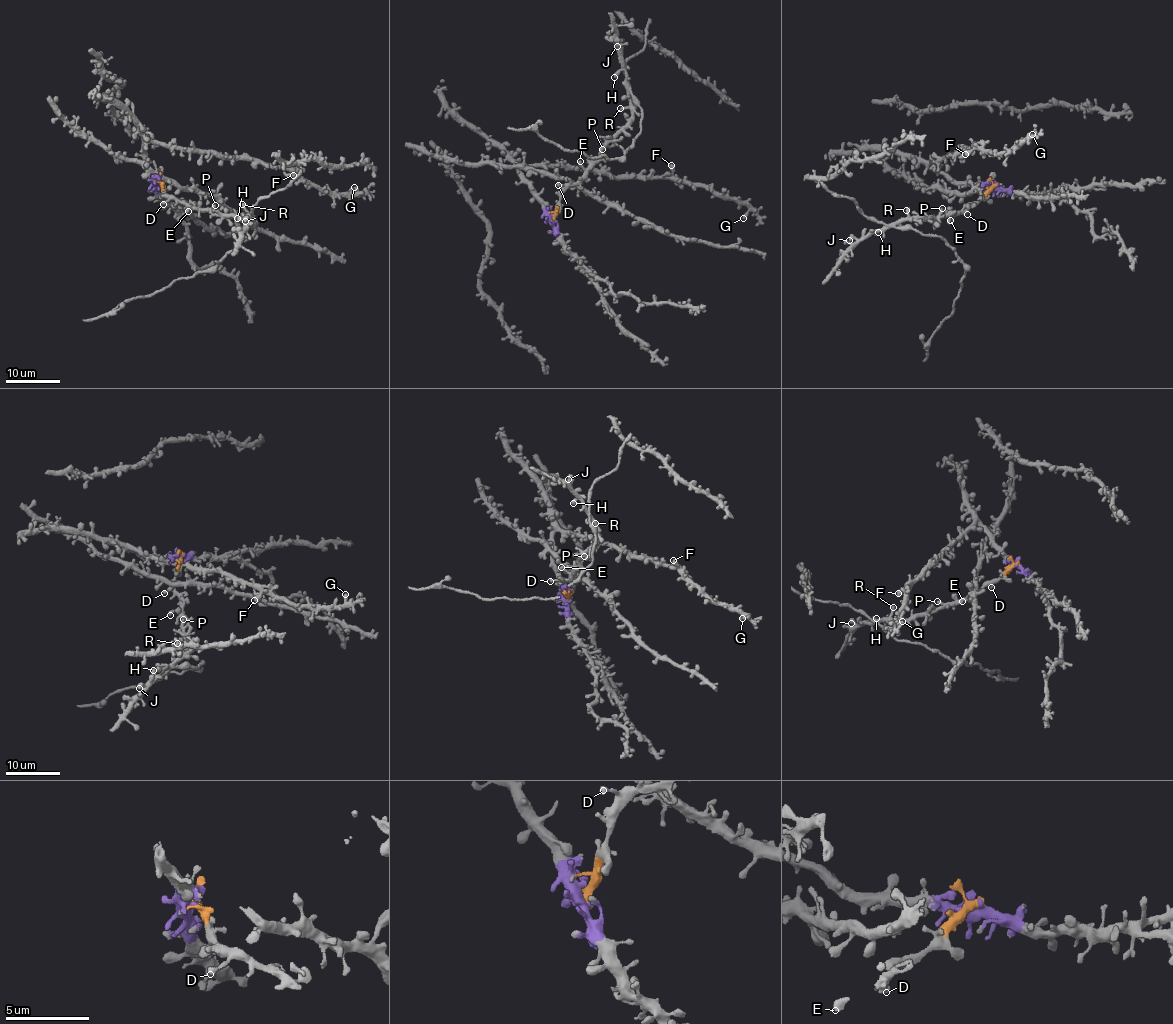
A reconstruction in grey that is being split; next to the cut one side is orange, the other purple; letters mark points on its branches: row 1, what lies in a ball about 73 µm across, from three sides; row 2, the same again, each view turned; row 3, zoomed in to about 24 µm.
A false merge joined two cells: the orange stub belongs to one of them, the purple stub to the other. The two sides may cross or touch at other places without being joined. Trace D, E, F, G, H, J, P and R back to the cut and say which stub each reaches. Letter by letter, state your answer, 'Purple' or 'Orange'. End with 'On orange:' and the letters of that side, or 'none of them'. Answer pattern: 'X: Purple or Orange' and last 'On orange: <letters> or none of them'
D: Orange
E: Orange
F: Purple
G: Purple
H: Orange
J: Orange
P: Orange
R: Orange
On orange: D, E, H, J, P, R

